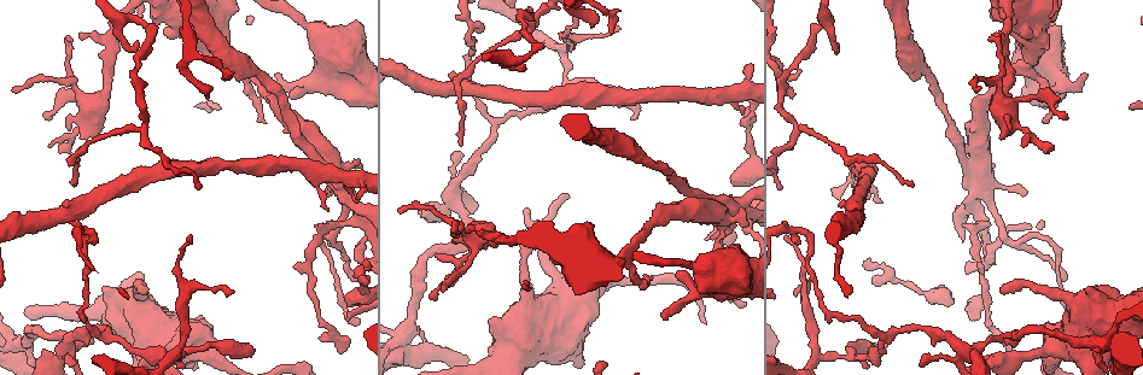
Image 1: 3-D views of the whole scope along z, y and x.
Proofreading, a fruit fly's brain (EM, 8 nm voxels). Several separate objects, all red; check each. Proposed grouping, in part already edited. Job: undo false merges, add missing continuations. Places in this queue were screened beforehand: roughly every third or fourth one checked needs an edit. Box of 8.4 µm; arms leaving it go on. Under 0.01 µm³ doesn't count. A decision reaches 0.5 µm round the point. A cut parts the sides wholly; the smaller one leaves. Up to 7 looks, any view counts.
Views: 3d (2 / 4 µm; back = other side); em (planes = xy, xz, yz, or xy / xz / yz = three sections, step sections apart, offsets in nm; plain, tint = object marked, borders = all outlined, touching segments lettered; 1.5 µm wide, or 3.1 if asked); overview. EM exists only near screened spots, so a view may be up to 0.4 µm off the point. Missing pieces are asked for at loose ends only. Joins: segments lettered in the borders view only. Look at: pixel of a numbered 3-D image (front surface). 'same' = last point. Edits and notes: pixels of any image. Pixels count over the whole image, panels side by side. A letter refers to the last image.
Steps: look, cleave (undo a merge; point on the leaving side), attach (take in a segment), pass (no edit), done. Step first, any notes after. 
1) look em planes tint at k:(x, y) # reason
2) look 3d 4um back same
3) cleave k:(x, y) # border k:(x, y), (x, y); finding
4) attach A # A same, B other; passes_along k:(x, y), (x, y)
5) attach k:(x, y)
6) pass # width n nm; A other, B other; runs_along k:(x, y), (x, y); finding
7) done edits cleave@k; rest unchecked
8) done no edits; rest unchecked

look em planes tint at 1:(142, 129) # arms part here

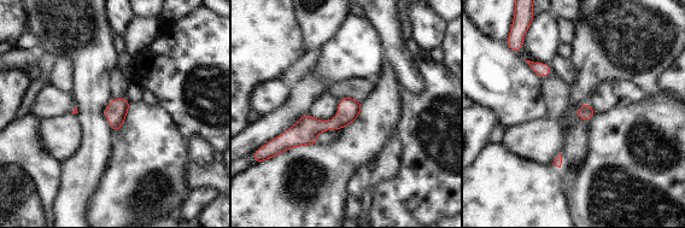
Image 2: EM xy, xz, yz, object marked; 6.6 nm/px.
look em planes borders same

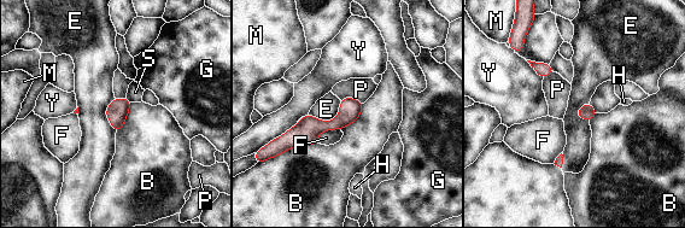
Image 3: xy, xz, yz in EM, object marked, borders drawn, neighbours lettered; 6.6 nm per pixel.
pass # B other, E other, F other, G other, H other, M other, P other, S other, Y other; border 3:(340, 100), (326, 122), (309, 114); continuous, no second cell

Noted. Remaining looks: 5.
look em xz step 8 tint at 1:(703, 96) # sudden change in width

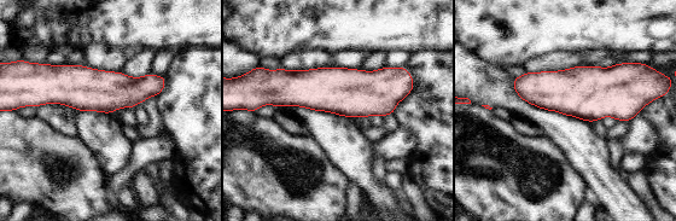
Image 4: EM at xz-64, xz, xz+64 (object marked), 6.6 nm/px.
look em xy step 4 borders same

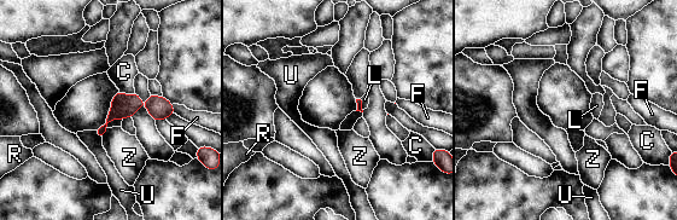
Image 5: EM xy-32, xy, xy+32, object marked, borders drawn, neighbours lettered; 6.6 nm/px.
pass # C other, F other, L other, R other, U other, Z other; runs_along 5:(170, 111), (129, 104), (99, 132); one cell here

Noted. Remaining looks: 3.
look em yz step 8 borders at 1:(1005, 291) # an open end

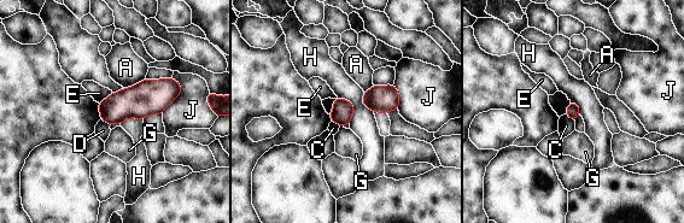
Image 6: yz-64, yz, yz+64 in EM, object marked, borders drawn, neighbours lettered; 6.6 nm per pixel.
pass # A other, C other, D other, E other, G other, H other, J other; no lettered segment goes on from it

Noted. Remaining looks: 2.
done no edits; rest unchecked

